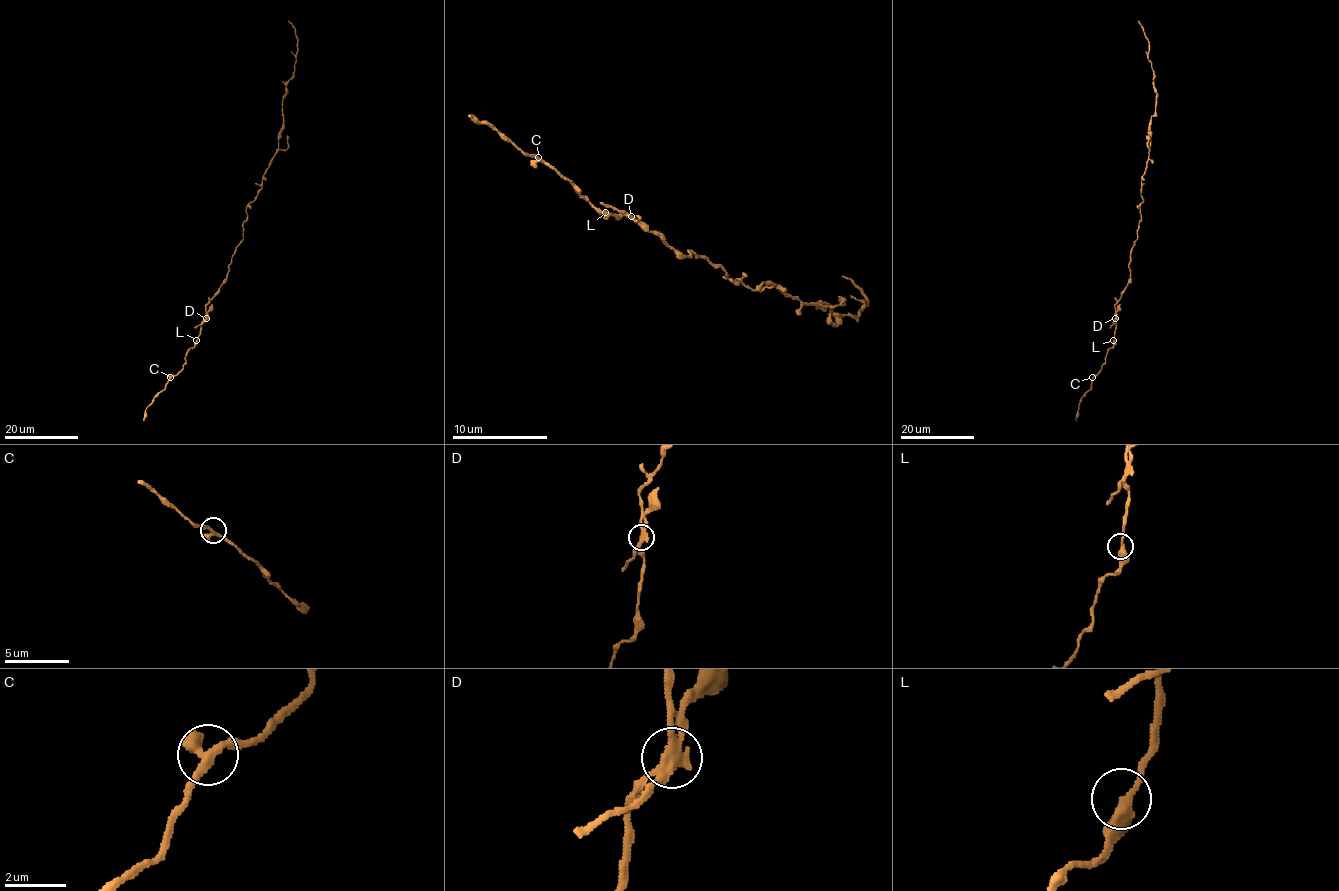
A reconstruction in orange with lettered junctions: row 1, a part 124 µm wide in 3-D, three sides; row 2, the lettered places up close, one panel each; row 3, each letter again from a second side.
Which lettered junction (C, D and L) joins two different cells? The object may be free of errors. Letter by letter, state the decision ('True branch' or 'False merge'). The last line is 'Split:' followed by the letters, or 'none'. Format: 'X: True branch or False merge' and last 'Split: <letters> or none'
C: True branch
D: False merge
L: True branch
Split: D

